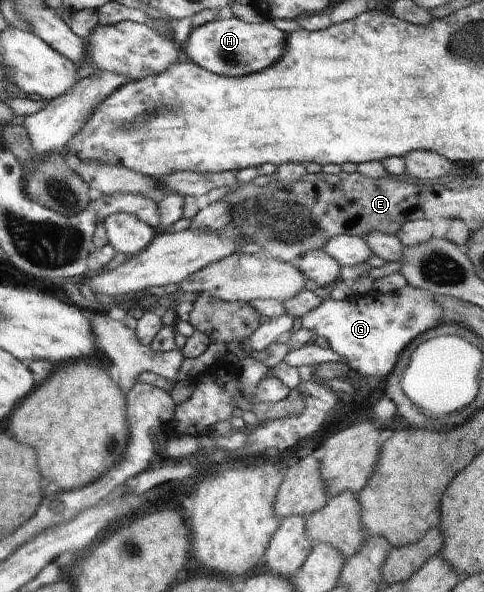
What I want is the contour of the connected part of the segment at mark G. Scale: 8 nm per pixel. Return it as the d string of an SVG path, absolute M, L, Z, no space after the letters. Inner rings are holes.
M409 286L393 294L371 290L367 294L353 294L350 300L327 299L303 317L296 320L299 327L325 339L329 347L345 357L351 370L365 377L385 377L395 366L401 349L417 335L441 323L442 308L433 293Z

